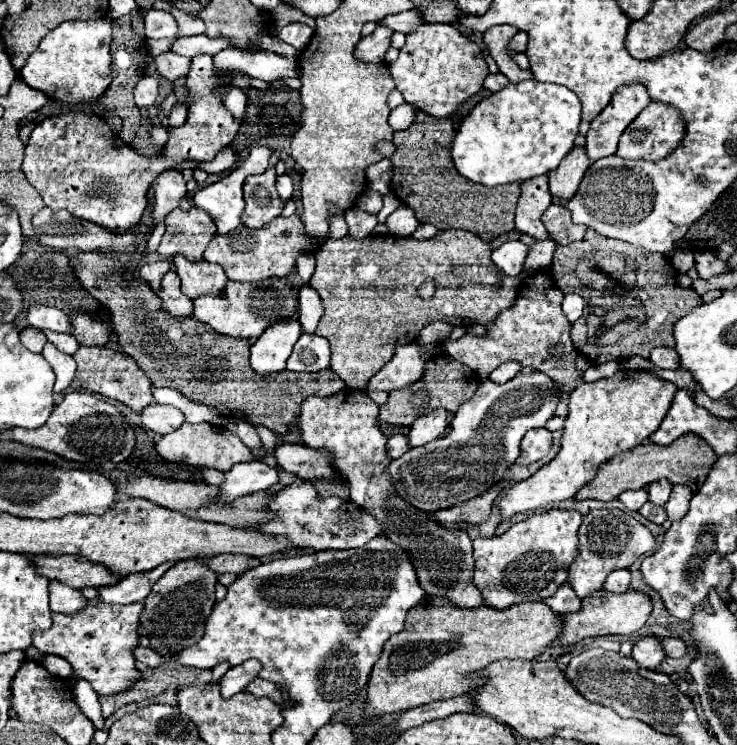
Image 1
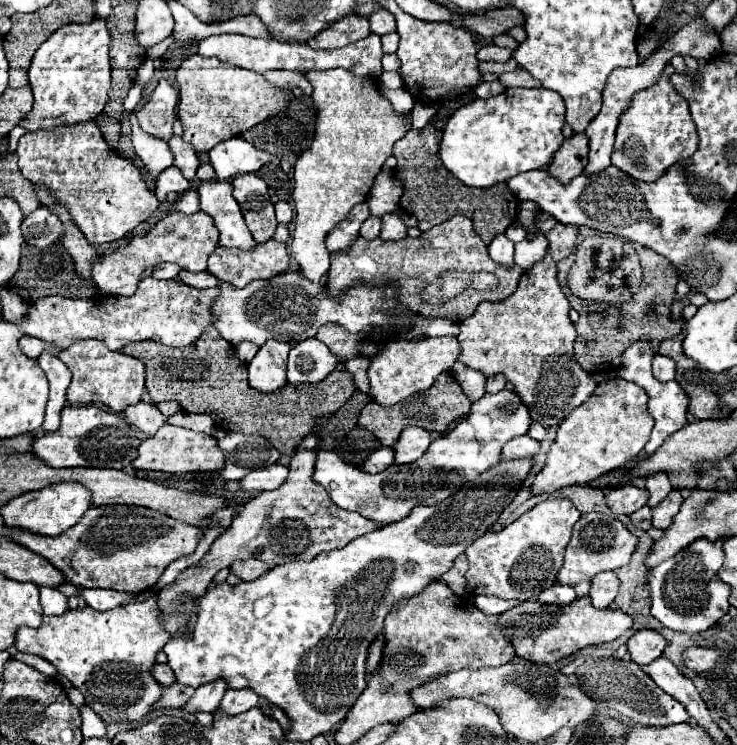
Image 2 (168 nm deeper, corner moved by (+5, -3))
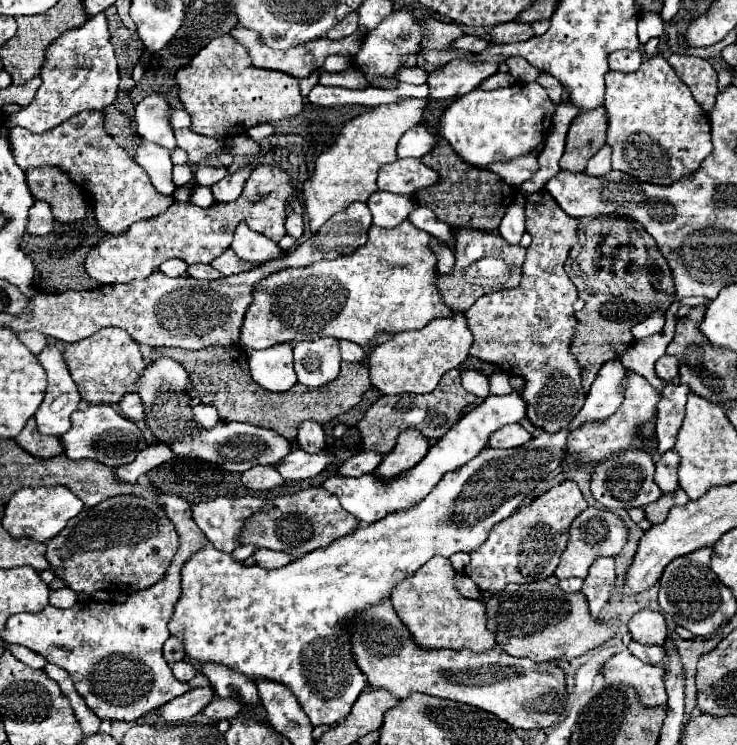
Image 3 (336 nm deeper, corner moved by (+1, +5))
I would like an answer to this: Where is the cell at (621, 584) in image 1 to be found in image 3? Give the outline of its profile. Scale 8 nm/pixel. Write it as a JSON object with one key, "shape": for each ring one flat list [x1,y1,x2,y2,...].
{"shape":[[599,558,589,568,589,576,583,580,583,594,589,602,589,612,597,618,599,610,609,602,615,588,615,562,613,558]]}

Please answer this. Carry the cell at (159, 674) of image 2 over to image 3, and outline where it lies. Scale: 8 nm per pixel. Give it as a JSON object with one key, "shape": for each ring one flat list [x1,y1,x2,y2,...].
{"shape":[[181,660,181,662,173,664,171,668,173,668,175,678,177,678,177,680,181,680,181,682,189,682,189,680,193,680,193,678,197,676,197,674,195,674,195,670,191,668,191,664,189,664,189,662,185,662,185,660]]}

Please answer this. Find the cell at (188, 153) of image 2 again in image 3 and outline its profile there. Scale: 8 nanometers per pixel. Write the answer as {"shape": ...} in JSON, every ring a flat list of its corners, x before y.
{"shape":[[189,128,175,130,175,138,177,138,177,146,189,154,191,164,199,164,207,154,211,154,223,146,223,140,199,136,199,134,191,132]]}

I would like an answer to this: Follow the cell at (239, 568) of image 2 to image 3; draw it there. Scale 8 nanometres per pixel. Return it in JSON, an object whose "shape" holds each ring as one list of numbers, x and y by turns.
{"shape":[[267,548,257,550,255,558,257,558,257,564,263,566,263,568,281,568,281,566,287,566,289,562,293,562,291,554,277,552,277,550,267,550]]}

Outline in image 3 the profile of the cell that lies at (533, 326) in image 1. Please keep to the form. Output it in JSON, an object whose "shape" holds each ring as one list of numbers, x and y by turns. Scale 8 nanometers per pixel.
{"shape":[[547,190,527,196,525,216,533,242,527,248,523,280,513,290,497,290,481,296,465,312,473,334,469,354,497,364,507,374,523,376,525,388,521,398,527,404,529,422,545,432,559,432,571,424,585,400,581,368,569,350,577,324,573,314,577,288,563,270,569,250,577,242,577,220,567,216]]}

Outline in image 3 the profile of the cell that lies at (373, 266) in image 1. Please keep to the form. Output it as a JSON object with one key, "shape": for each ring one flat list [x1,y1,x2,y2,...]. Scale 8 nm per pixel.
{"shape":[[459,228,457,242,455,242,455,272,451,276,439,274,437,284,443,296,443,302,449,308,457,308,461,312,469,310,477,298,483,294,501,290,501,288,515,288,521,282,521,266,525,260,525,248,507,244,497,234,489,234,475,228]]}

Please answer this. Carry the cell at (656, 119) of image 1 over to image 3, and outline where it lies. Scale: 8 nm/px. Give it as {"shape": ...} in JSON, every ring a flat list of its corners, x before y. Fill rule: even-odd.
{"shape":[[651,56,633,74,609,70,605,84,605,110,609,116,607,144,613,150,613,170,625,172,641,182,669,186,699,170,701,162,713,152,707,114,665,58],[639,134,647,134,659,146,639,146,643,144,639,142]]}

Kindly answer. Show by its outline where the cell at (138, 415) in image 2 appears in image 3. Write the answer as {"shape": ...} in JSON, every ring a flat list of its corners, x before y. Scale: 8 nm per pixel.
{"shape":[[125,394,119,402,119,410,127,420,143,420,143,404,139,394]]}

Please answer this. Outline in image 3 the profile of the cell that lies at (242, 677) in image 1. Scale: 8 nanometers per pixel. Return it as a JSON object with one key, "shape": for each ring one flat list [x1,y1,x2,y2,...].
{"shape":[[205,686,205,688,193,688,189,690,187,694,167,702,163,708,157,710,157,716,165,722,165,724,177,724,177,722,183,722,183,720,189,720,191,716,199,714,201,708,211,702,215,696,213,688,211,686]]}

